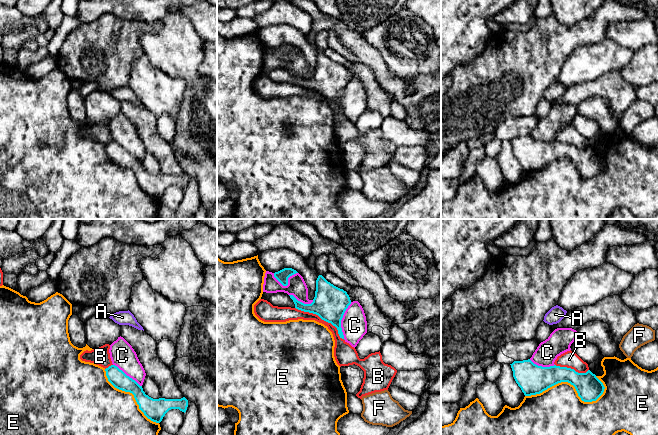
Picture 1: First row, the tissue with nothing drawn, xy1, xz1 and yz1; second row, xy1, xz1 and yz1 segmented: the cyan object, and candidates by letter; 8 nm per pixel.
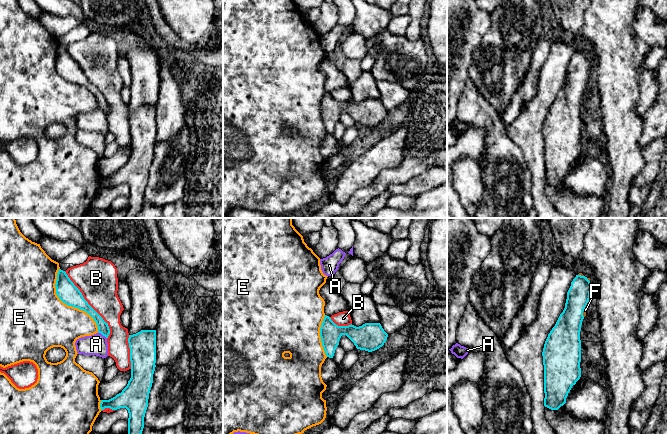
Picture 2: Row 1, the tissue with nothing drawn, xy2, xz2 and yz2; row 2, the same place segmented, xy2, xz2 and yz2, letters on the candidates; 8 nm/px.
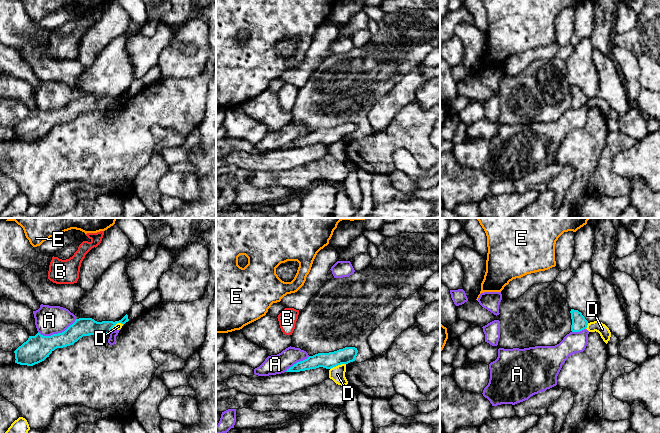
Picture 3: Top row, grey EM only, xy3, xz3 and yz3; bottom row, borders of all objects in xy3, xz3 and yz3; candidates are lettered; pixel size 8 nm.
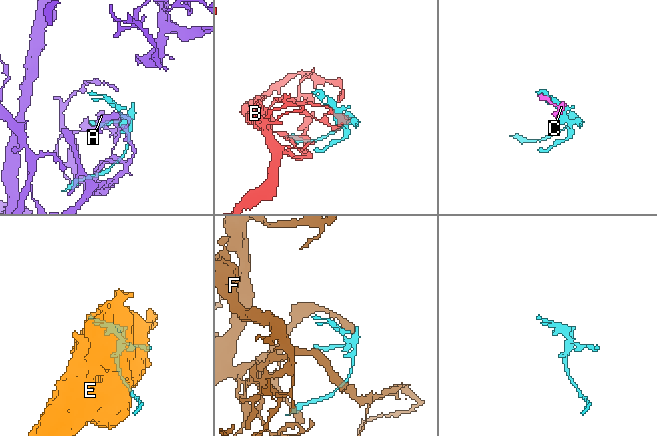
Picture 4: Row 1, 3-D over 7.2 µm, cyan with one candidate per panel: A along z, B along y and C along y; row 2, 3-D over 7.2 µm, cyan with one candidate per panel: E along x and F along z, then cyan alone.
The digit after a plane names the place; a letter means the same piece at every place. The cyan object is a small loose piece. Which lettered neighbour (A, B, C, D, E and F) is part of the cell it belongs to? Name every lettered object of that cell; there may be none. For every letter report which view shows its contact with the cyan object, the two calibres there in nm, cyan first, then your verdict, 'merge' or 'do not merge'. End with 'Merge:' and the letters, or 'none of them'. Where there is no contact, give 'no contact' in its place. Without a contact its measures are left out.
A: xy3 | 220/240 nm | do not merge
B: xy2 | 170/320 nm | do not merge
C: xz1 | 280/200 nm | do not merge
D: xz3 | 130/120 nm | do not merge
E: yz1 | 200/400 nm | do not merge
F: yz2 | 240/30 nm | merge
Merge: F

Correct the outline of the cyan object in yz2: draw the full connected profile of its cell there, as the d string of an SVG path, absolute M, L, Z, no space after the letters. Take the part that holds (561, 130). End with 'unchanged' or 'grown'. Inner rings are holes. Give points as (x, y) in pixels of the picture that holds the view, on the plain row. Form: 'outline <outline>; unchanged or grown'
outline M576 51L567 68L565 84L545 117L544 182L558 186L581 153L580 107L590 75L590 54Z; grown

